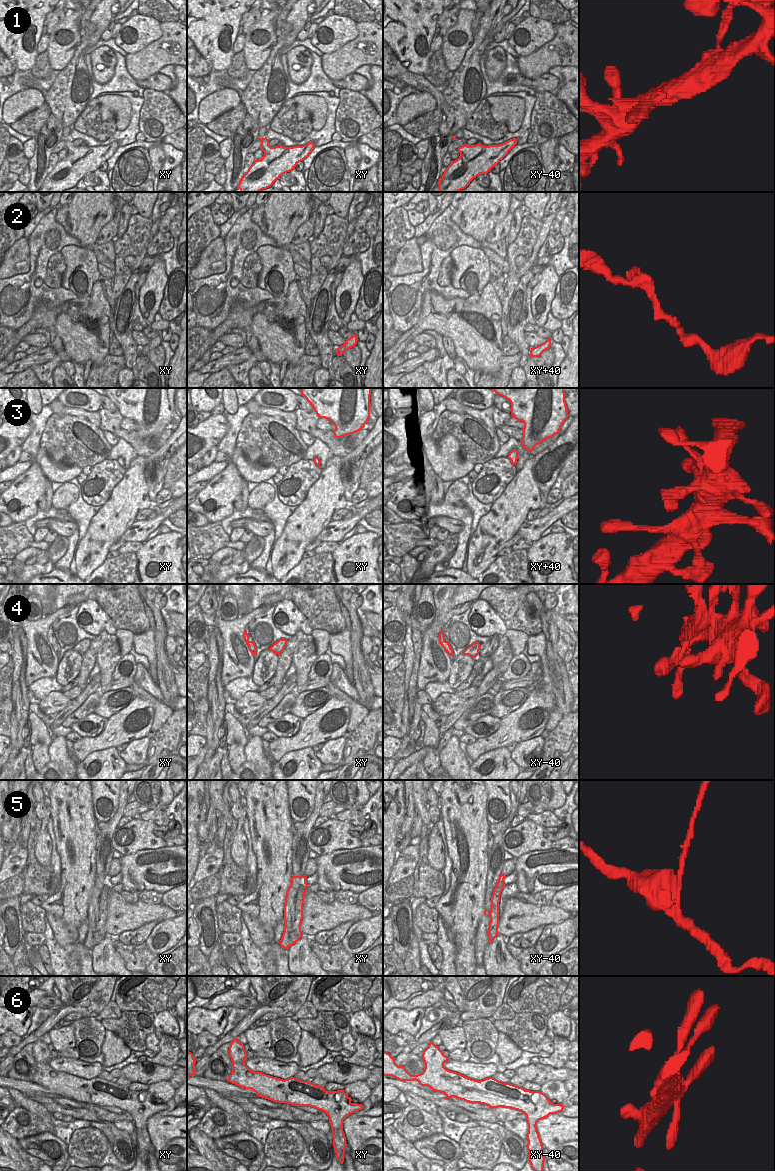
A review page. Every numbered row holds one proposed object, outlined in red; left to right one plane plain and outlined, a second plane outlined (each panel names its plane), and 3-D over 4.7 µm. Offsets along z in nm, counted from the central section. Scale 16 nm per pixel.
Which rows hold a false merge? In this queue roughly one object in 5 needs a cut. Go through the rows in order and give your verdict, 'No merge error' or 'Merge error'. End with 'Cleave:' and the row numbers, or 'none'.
1: No merge error
2: No merge error
3: No merge error
4: No merge error
5: Merge error
6: No merge error
Cleave: 5.

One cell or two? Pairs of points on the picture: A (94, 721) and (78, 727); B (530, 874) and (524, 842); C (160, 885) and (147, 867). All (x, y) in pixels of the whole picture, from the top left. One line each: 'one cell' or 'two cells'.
A: one cell
B: two cells
C: one cell

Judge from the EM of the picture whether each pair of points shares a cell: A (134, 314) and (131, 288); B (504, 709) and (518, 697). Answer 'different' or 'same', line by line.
A: same
B: same

